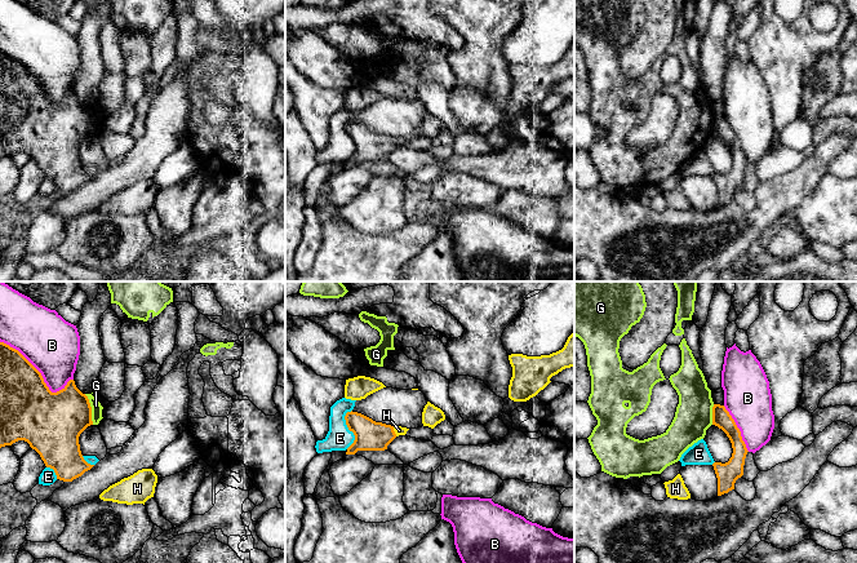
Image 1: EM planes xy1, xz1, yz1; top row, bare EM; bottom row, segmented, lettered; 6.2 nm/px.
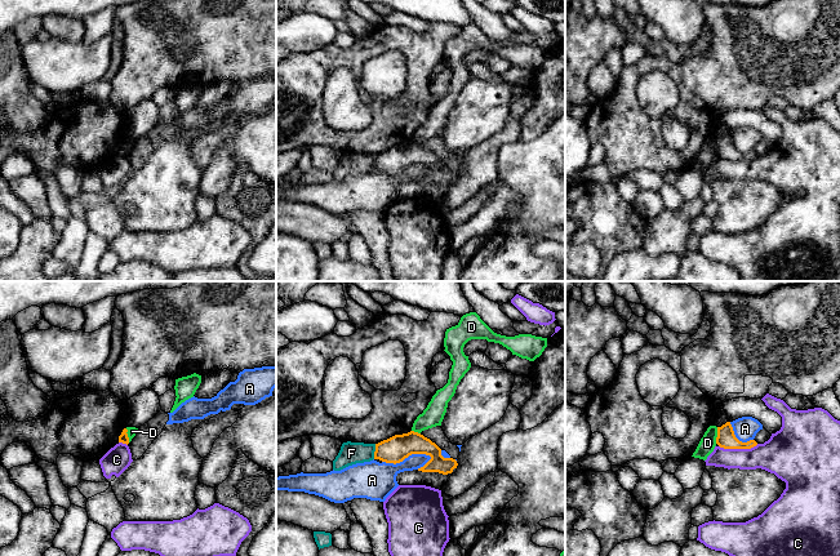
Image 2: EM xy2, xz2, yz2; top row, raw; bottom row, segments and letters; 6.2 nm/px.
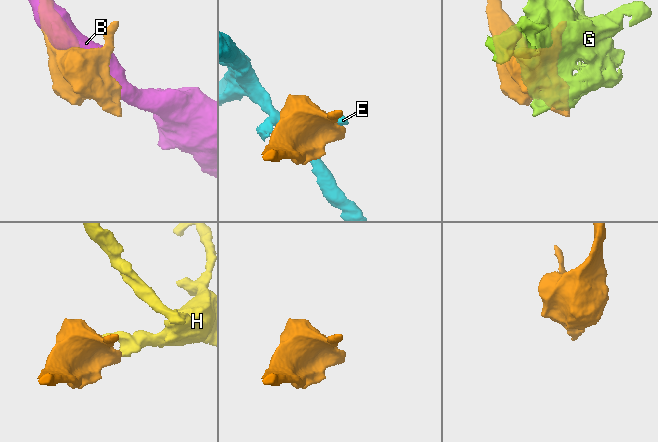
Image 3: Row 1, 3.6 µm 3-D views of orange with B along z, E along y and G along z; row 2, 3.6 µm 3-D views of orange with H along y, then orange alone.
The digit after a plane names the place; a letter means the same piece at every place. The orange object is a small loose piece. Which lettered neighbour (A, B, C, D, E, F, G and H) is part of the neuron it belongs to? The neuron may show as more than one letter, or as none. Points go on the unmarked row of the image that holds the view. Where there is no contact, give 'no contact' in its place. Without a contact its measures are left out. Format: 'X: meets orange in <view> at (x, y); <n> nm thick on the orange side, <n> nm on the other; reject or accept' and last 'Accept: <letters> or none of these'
A: meets orange in xz2 at (407, 168); 160 nm thick on the orange side, 240 nm on the other; reject
B: meets orange in xy1 at (40, 84); 360 nm thick on the orange side, 360 nm on the other; reject
C: meets orange in yz2 at (738, 159); 120 nm thick on the orange side, 220 nm on the other; reject
D: meets orange in yz2 at (718, 146); 120 nm thick on the orange side, 100 nm on the other; reject
E: meets orange in xz1 at (349, 140); 190 nm thick on the orange side, 160 nm on the other; reject
F: meets orange in xz2 at (374, 163); 160 nm thick on the orange side, 140 nm on the other; reject
G: meets orange in xy1 at (90, 120); 360 nm thick on the orange side, 70 nm on the other; reject
H: meets orange in xz1 at (394, 142); 190 nm thick on the orange side, 60 nm on the other; accept
Accept: H

